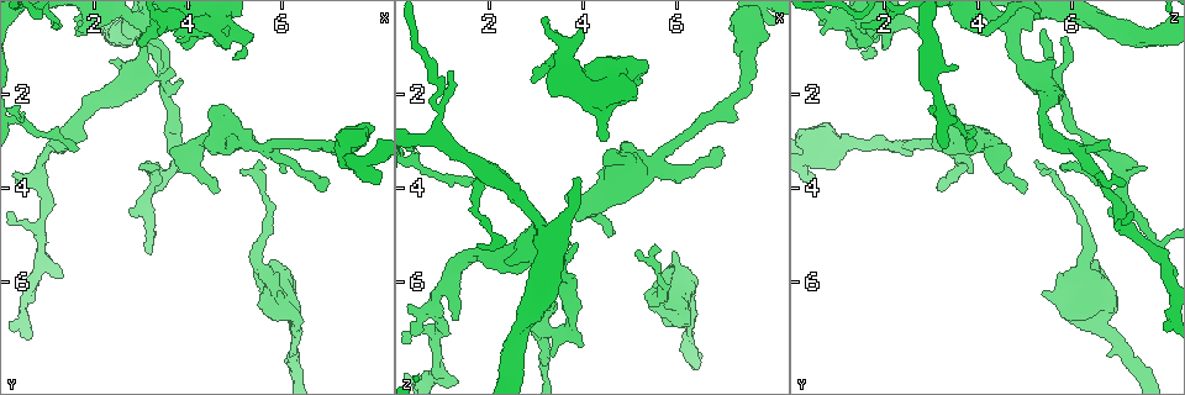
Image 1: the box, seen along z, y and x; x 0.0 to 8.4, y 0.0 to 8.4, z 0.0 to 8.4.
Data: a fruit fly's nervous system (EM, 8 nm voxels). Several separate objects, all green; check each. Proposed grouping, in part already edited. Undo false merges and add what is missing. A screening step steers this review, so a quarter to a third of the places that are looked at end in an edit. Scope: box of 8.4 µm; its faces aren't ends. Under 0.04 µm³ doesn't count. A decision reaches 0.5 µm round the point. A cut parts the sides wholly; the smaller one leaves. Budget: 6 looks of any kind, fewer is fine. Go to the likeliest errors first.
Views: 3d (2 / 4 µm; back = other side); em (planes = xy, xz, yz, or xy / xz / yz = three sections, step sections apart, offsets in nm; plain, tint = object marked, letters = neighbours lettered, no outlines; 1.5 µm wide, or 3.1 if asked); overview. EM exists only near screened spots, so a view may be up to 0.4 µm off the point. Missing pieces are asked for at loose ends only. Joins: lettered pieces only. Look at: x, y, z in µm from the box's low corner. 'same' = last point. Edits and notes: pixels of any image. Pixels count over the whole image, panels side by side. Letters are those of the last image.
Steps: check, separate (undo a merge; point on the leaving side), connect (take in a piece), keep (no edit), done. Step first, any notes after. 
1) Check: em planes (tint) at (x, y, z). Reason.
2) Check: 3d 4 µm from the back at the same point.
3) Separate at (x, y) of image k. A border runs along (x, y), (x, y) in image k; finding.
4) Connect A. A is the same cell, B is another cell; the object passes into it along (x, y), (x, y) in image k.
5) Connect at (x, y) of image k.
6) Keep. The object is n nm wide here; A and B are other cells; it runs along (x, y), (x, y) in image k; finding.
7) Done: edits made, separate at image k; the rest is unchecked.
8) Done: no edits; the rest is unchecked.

Check: em planes (letters) at (1.30, 2.95, 6.75). An open end.

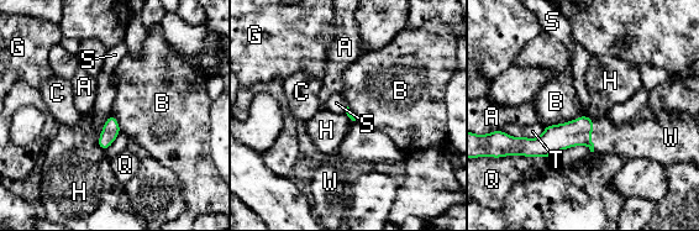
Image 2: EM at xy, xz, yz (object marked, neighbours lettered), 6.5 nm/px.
Connect W. W is the same cell, A, B, C, G, H, Q, S and T are other cells; the object passes into it along (555, 138), (590, 136), (629, 140) in image 2; it goes on there.

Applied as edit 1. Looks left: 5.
Check: em planes (letters) at (3.35, 3.60, 5.85).

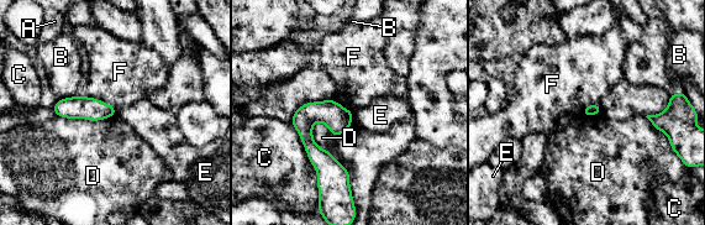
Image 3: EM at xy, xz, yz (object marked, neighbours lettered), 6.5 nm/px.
Keep. The longest contact is with C, 500 nm; A, B, C, D, E and F are other cells; a border runs along (314, 123), (314, 141), (347, 169) in image 3; no lettered piece goes on from it.

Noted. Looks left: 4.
Check: 3d 2 µm at (4.40, 2.35, 3.30). Thick end.

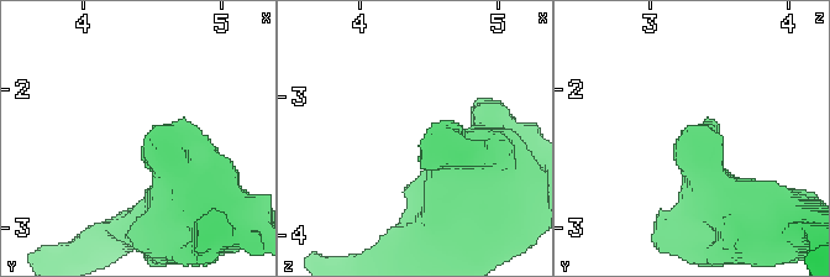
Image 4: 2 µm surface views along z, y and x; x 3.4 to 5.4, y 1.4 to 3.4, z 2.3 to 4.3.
Check: em xy step 4 (tint) at (4.42, 2.34, 3.32). Need the tissue.

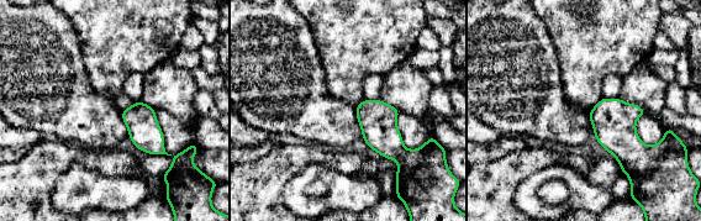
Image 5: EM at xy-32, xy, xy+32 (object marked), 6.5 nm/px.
Check: em planes (letters) at the same point. Cut it another way.

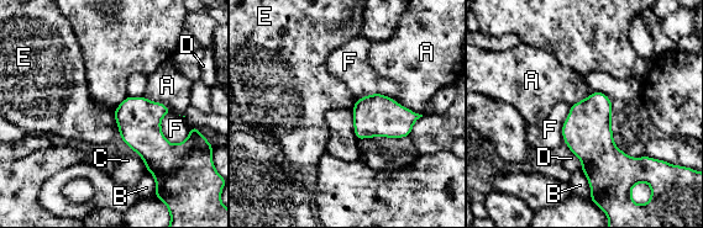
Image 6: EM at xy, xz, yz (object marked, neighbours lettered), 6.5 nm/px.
Keep. A, B, C, D, E and F are other cells; a border runs along (114, 109), (114, 120), (119, 136) in image 6; no lettered piece goes on from it.

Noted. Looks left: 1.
Done: edits made, connect at image 2; the rest is unchecked.

